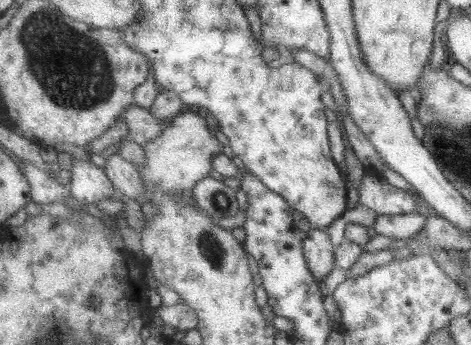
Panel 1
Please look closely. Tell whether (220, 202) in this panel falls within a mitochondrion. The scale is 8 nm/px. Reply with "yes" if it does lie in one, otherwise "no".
yes

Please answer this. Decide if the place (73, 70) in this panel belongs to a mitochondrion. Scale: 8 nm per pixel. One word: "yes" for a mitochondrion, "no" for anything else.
yes

